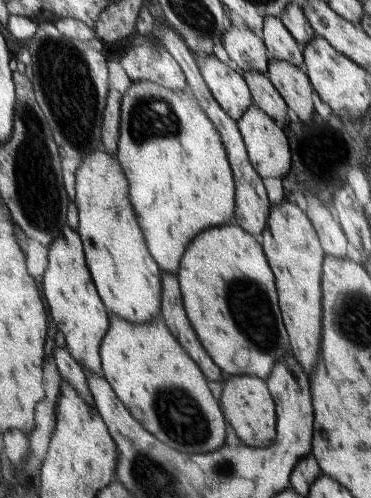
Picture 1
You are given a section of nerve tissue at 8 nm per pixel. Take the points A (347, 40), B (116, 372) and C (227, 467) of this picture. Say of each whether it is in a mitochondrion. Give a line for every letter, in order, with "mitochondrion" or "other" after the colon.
A: other
B: other
C: mitochondrion

